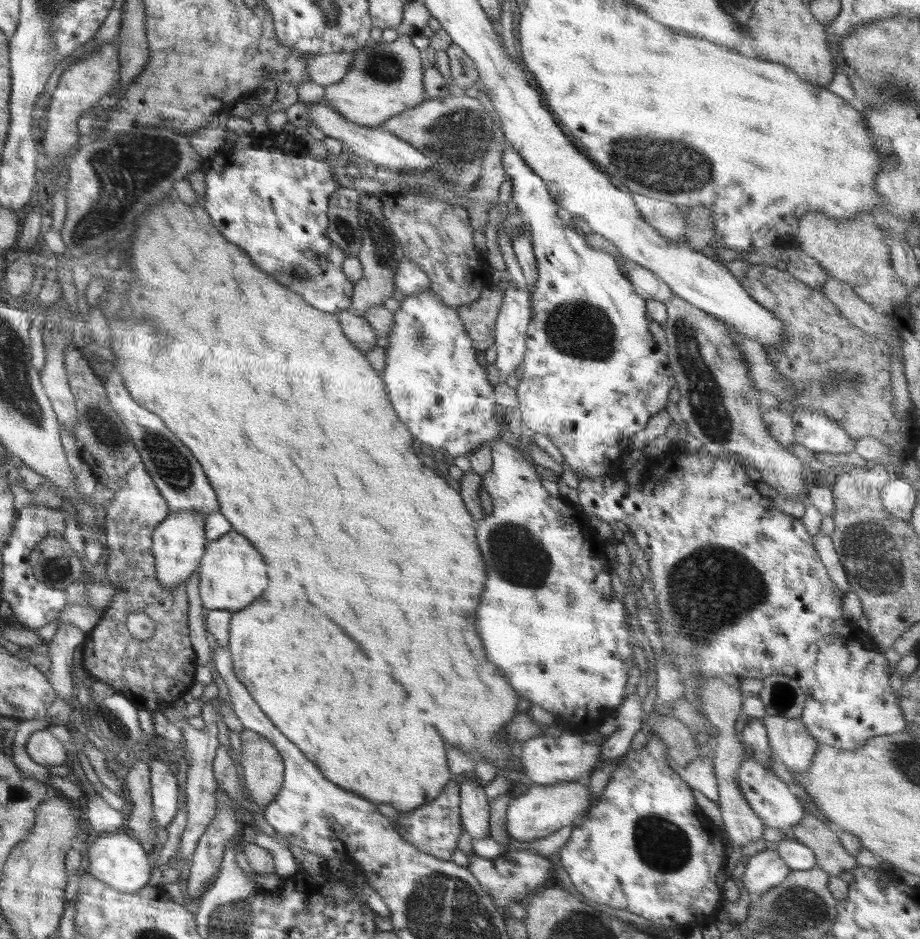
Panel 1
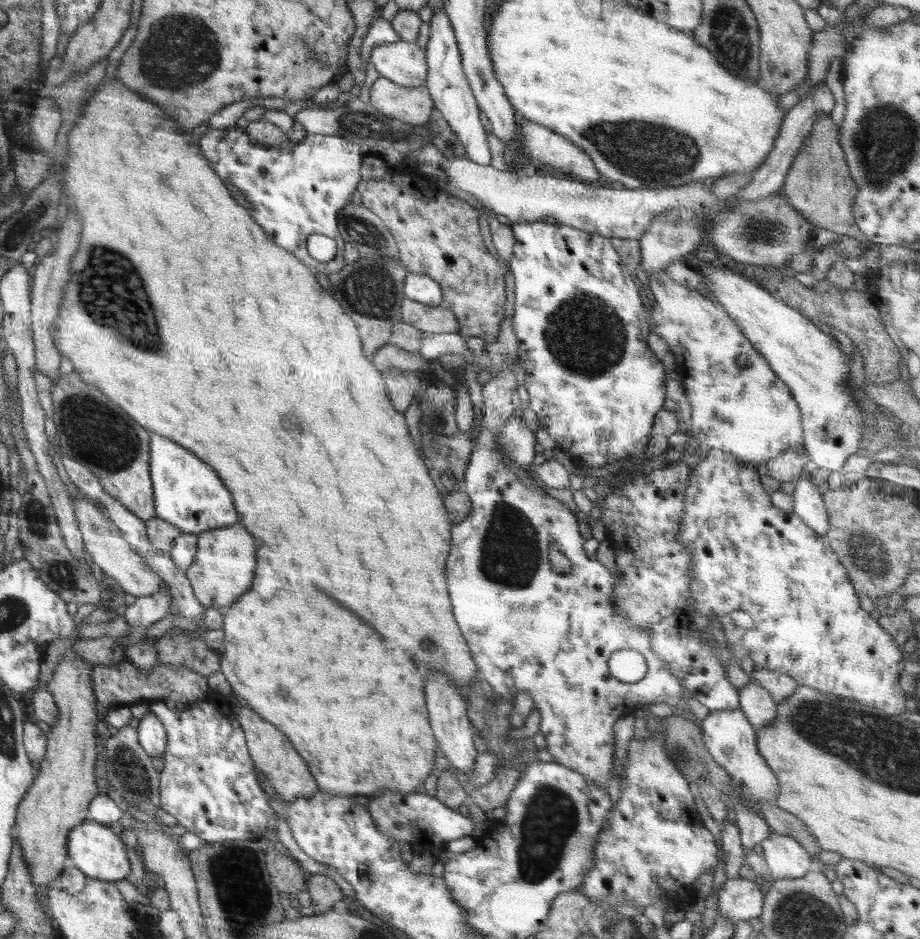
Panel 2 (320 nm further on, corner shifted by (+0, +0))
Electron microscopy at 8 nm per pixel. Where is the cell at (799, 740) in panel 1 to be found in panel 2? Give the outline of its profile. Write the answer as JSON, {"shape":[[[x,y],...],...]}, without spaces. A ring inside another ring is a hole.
{"shape":[[[750,679],[739,691],[739,708],[755,730],[768,726],[775,717],[777,702],[757,680]]]}

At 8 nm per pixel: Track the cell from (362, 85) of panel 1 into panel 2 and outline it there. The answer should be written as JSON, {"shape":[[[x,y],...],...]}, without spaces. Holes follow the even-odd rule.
{"shape":[[[378,78],[370,90],[370,103],[382,115],[410,125],[429,123],[435,108],[425,86],[401,86],[388,78]]]}

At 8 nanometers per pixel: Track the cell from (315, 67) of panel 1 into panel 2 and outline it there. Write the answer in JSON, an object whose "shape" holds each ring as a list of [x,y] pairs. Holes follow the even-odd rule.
{"shape":[[[398,41],[376,45],[368,61],[376,67],[380,77],[406,87],[420,87],[428,73],[425,50],[415,42]]]}

